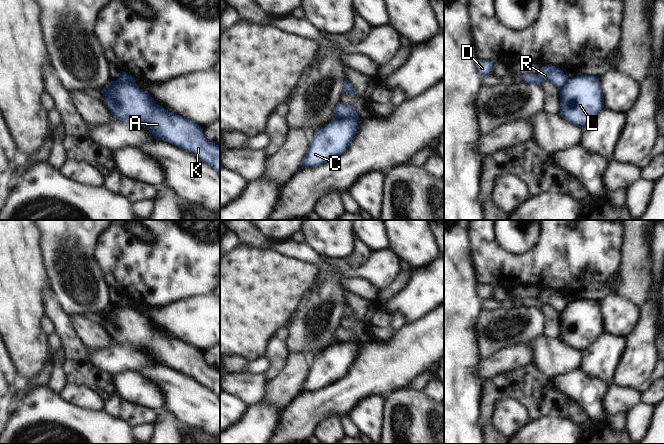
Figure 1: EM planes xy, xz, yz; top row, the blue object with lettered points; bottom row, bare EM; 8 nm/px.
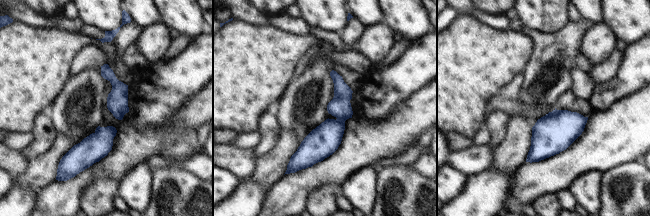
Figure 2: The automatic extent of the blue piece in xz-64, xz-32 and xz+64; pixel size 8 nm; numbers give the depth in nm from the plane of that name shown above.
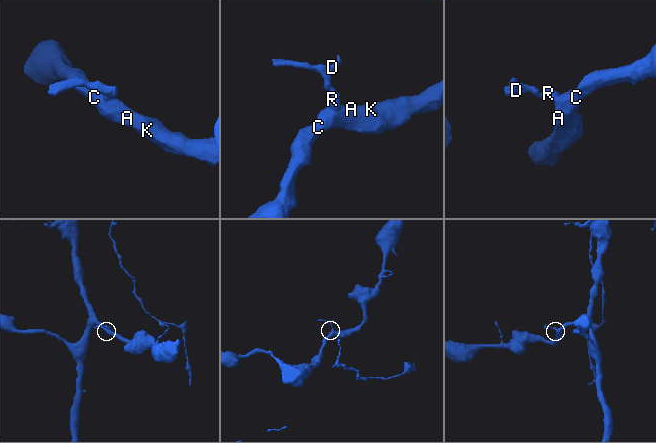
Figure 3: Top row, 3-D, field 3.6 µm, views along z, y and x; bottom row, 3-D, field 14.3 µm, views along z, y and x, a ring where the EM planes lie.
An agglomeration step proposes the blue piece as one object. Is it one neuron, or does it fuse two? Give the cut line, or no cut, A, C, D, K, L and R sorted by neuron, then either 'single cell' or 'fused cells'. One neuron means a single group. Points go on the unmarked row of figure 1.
cut in xz along (335, 340), (358, 342); A C K L / D R; fused cells

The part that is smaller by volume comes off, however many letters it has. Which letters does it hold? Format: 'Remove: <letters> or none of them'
Remove: D, R

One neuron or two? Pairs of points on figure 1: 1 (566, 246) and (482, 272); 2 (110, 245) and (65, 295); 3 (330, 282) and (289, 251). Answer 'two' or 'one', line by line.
1: one
2: two
3: one

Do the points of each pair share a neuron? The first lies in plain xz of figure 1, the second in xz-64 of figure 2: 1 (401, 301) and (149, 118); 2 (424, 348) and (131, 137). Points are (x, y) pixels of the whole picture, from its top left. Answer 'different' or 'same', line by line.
1: same
2: same

